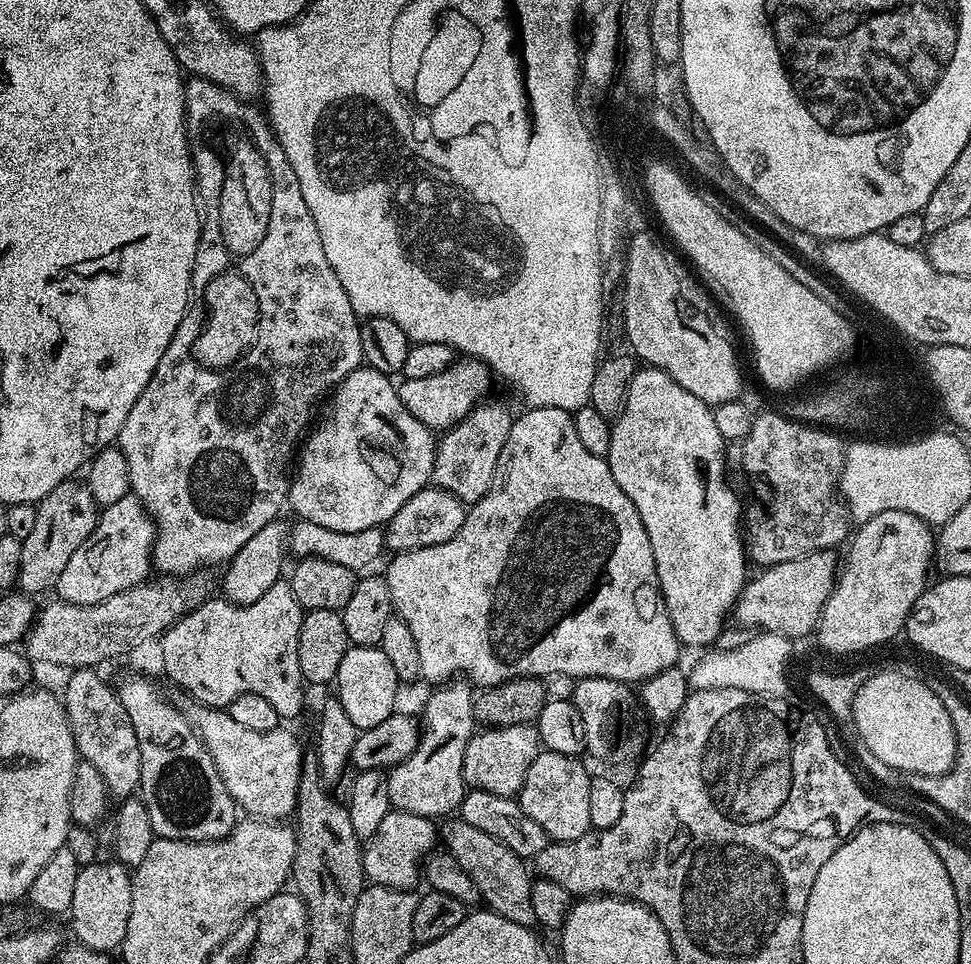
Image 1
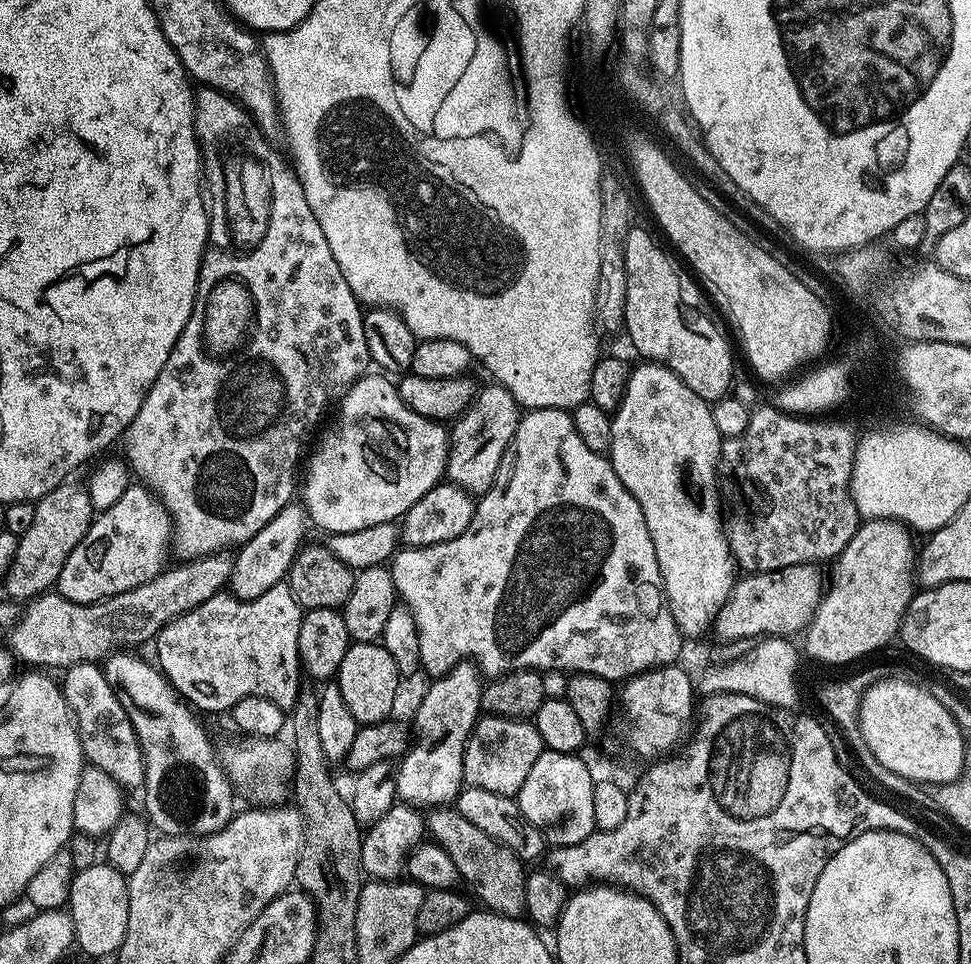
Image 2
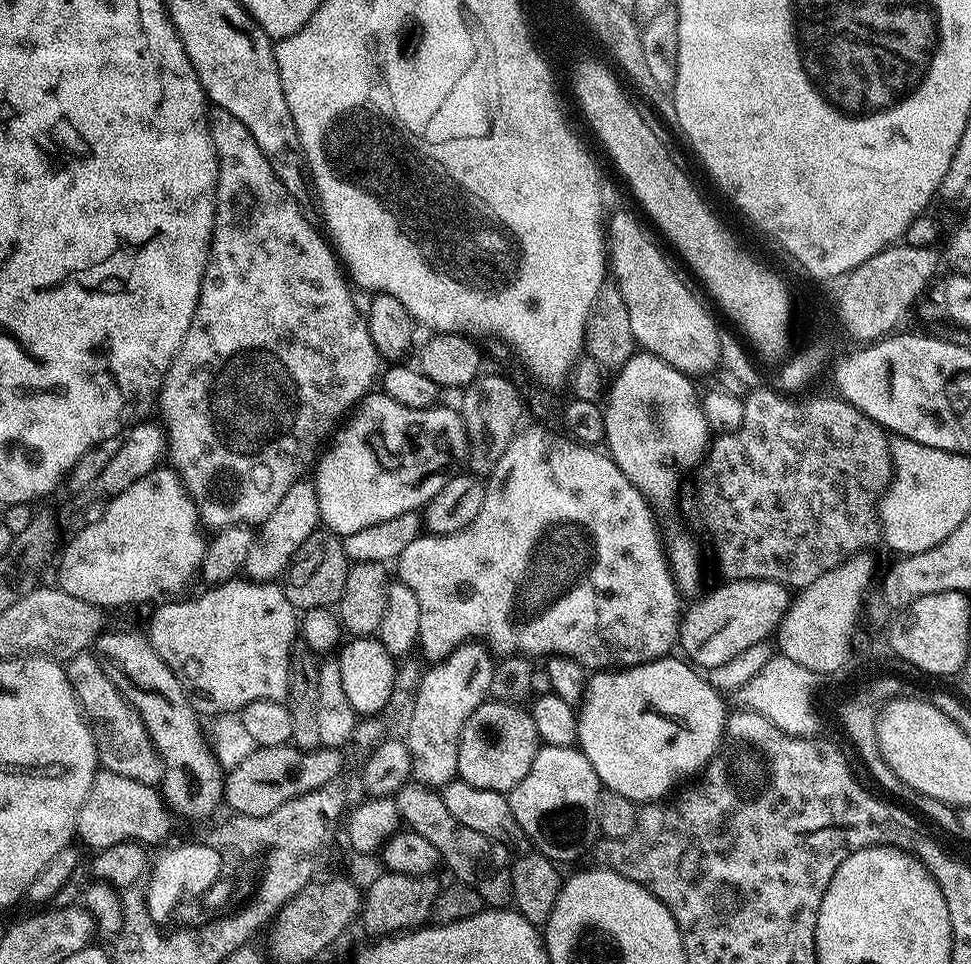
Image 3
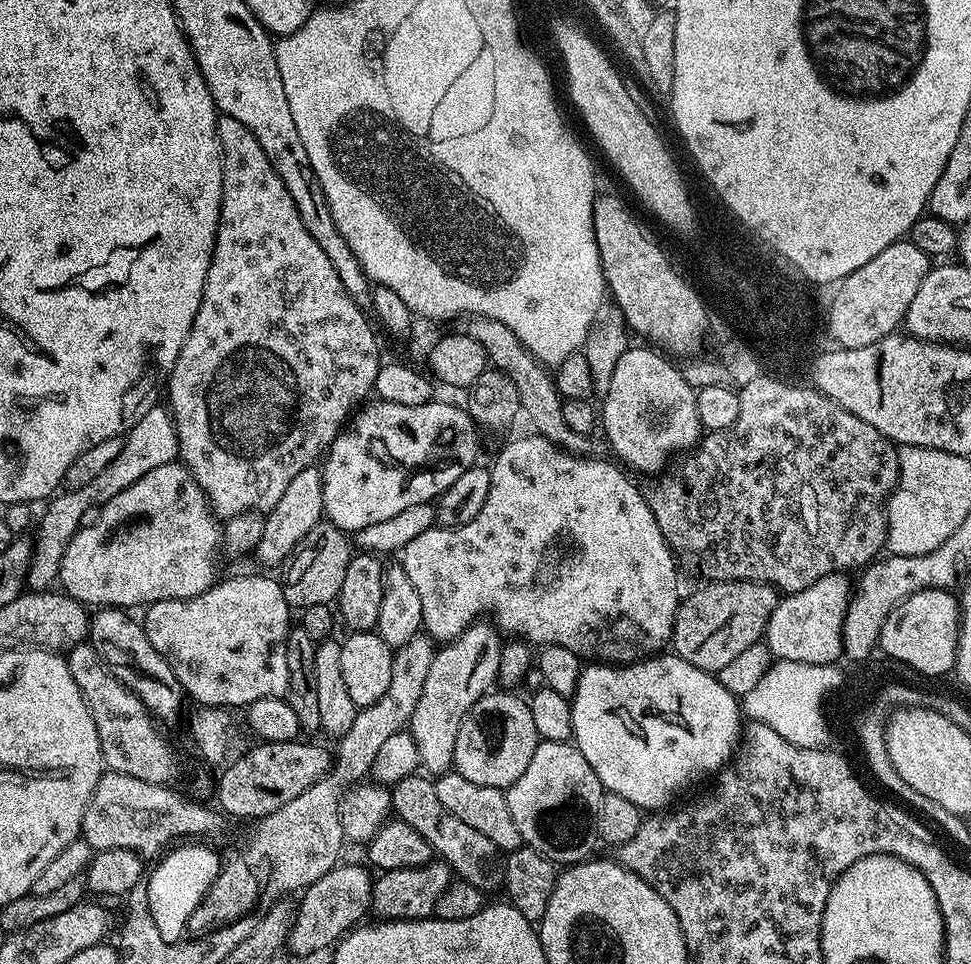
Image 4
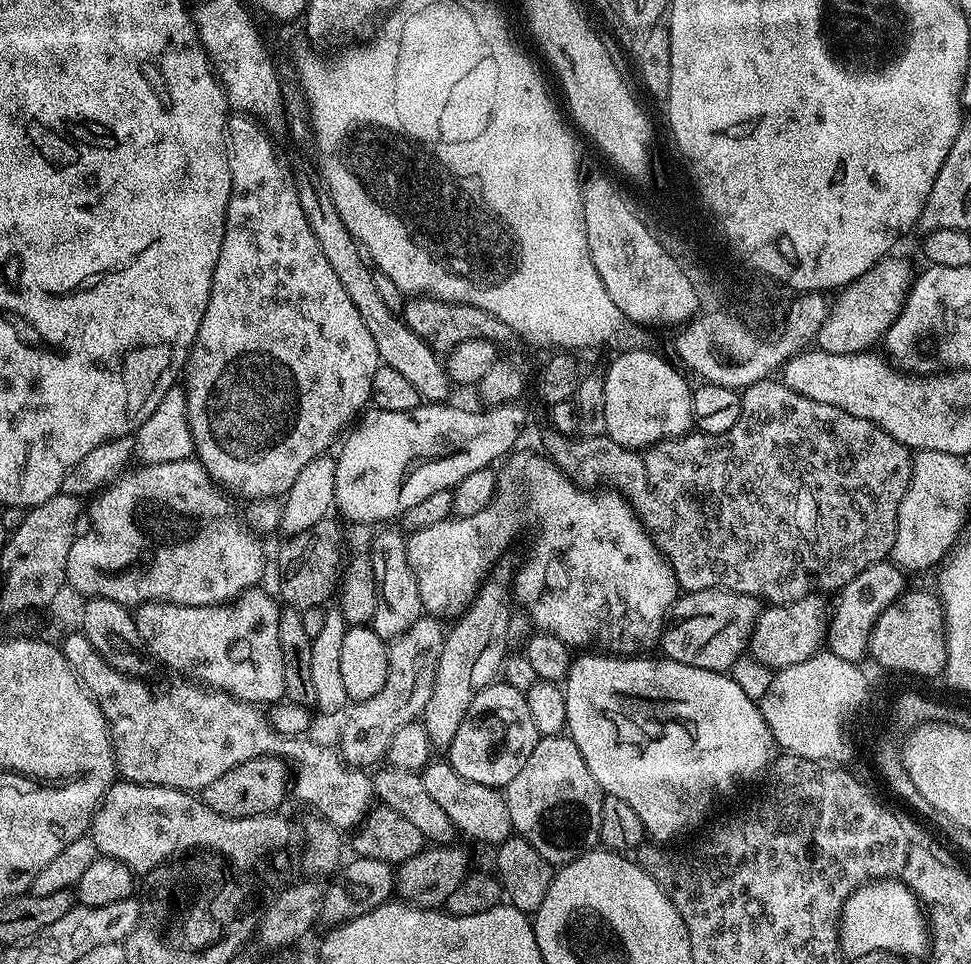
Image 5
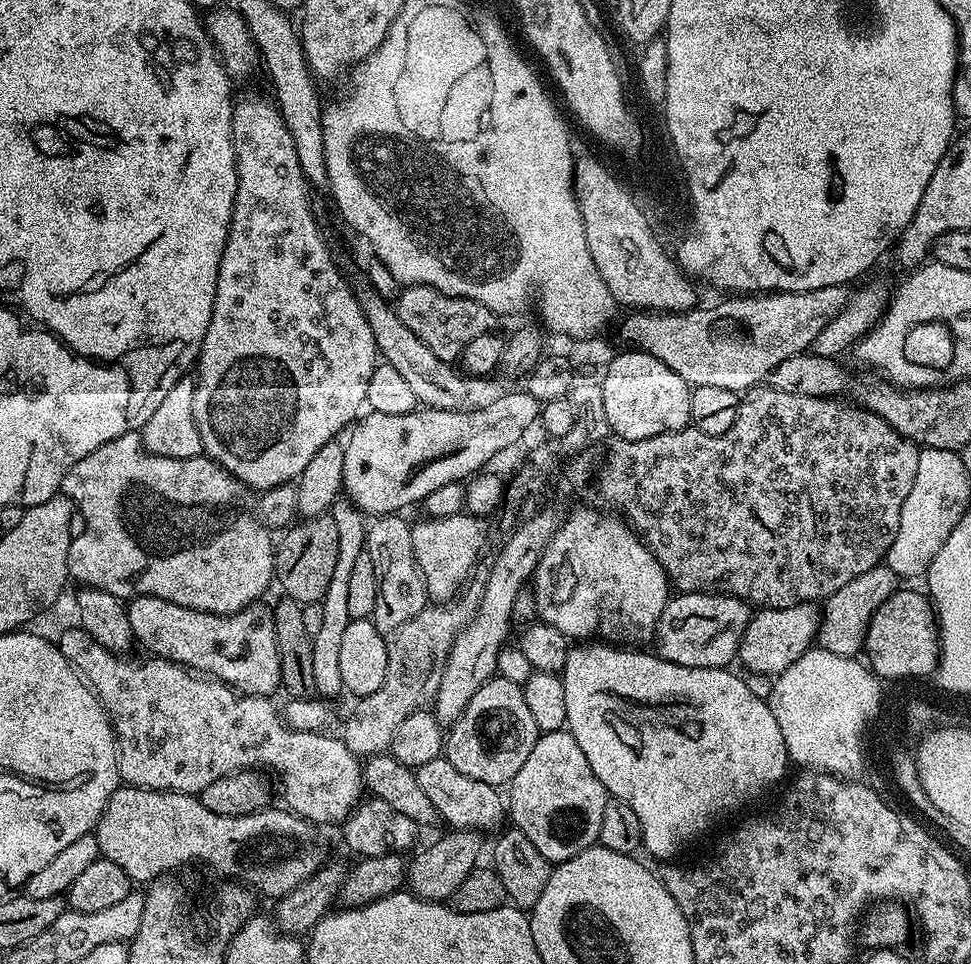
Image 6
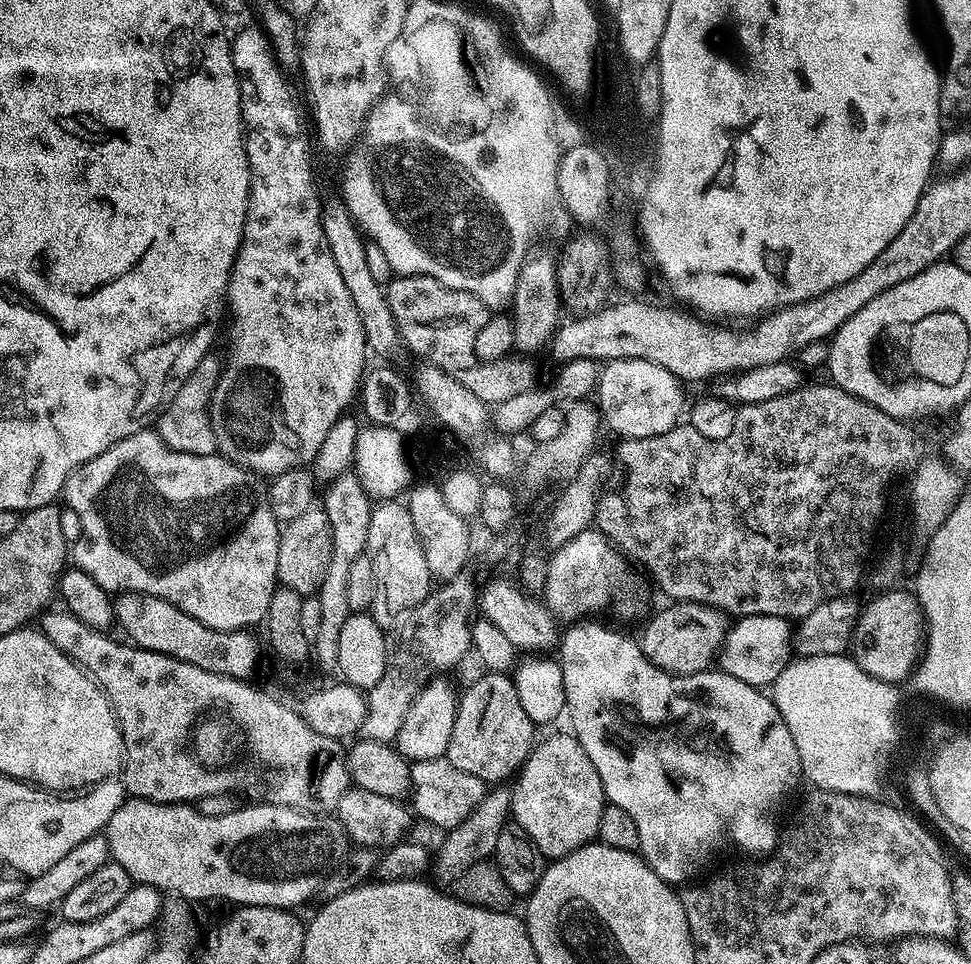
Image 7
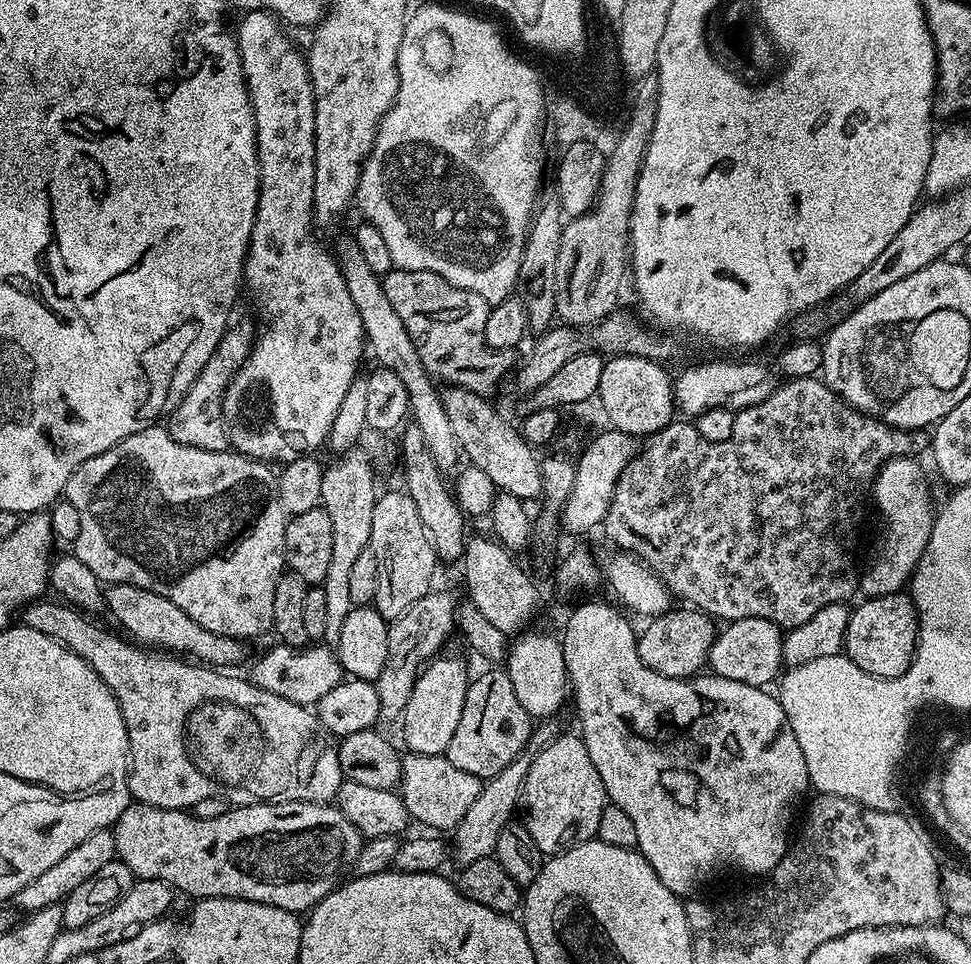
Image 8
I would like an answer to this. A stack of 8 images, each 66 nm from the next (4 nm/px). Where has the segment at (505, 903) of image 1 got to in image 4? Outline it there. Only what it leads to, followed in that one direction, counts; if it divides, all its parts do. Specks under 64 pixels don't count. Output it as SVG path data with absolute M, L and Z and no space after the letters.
M413 774L402 778L391 785L390 791L393 813L399 820L418 830L418 834L422 834L422 838L430 842L433 853L444 863L449 864L459 879L478 886L485 894L492 894L495 888L501 887L502 856L494 842L490 842L486 834L473 830L467 822L462 822L462 818L454 818L454 814L450 814L446 806L438 802L438 790L427 775Z

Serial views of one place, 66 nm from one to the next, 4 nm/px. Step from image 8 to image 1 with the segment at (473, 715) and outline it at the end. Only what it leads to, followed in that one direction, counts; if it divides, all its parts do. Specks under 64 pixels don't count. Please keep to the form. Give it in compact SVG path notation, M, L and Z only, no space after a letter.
M511 724L501 728L485 727L470 738L464 759L464 783L469 789L477 788L490 794L515 797L526 782L534 758L542 751L540 735L532 724Z

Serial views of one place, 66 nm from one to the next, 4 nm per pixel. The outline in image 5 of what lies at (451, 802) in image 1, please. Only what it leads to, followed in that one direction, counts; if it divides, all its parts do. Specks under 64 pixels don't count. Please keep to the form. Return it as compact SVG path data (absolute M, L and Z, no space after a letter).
M496 570L488 579L480 585L480 590L472 599L472 603L460 613L453 628L447 629L444 645L442 646L442 658L438 658L438 670L434 674L434 686L430 694L430 702L426 702L426 710L422 717L422 723L428 743L433 749L447 750L450 742L454 742L454 734L458 734L458 726L462 726L462 718L466 718L466 710L470 710L470 702L487 684L493 683L501 675L506 657L510 649L506 638L506 626L513 616L513 609L508 609L510 604L510 576L501 570Z

